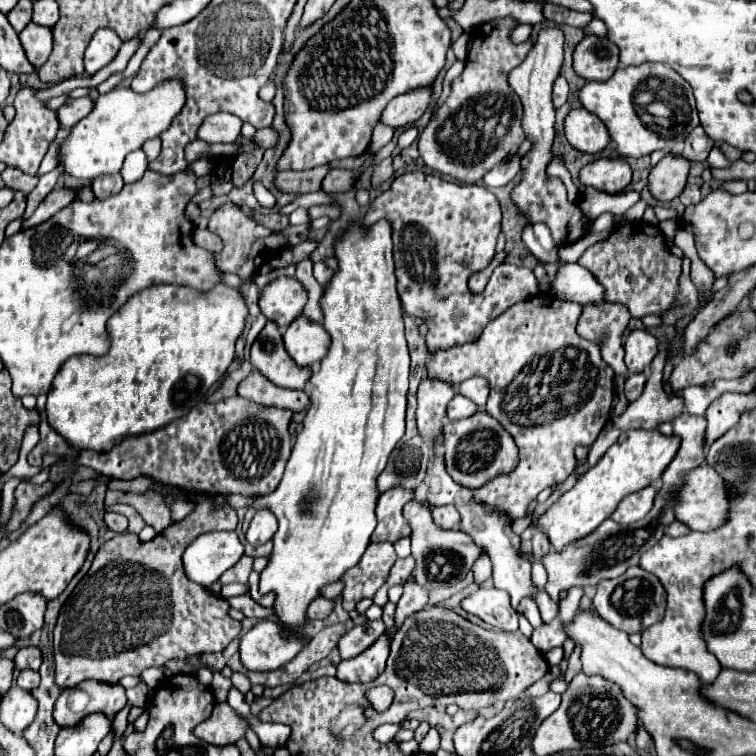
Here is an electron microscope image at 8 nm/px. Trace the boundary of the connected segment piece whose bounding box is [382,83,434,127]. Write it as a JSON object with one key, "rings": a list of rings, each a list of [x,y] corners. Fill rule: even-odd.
{"rings":[[[434,83],[392,99],[382,113],[382,123],[392,127],[404,127],[408,123],[416,123],[424,115],[424,111],[432,105],[432,87]]]}

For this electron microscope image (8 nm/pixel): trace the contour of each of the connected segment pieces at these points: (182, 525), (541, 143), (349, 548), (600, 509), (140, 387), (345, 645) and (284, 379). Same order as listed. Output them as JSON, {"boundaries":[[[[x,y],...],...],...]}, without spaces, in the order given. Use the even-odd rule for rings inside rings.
{"boundaries":[[[[202,499],[194,503],[194,511],[182,521],[172,523],[152,541],[144,543],[134,533],[118,533],[106,541],[84,579],[76,585],[68,601],[64,603],[58,623],[54,627],[54,659],[56,659],[56,683],[66,687],[76,687],[86,679],[118,683],[126,675],[140,675],[148,667],[162,667],[170,659],[186,659],[202,653],[222,651],[240,633],[240,623],[228,617],[228,601],[210,593],[206,587],[190,581],[182,567],[182,553],[202,533],[208,531],[234,531],[236,511],[230,505],[214,507],[212,499]]],[[[546,27],[538,33],[538,39],[534,41],[528,57],[508,75],[508,83],[516,91],[516,95],[522,101],[522,107],[524,107],[524,117],[522,117],[524,135],[526,135],[526,139],[532,141],[532,149],[520,161],[522,179],[512,189],[510,199],[518,207],[518,211],[528,217],[528,223],[544,223],[550,229],[556,247],[578,241],[580,237],[584,237],[590,231],[590,227],[594,223],[594,219],[590,219],[580,209],[578,203],[568,201],[564,183],[546,173],[546,167],[552,159],[552,141],[554,141],[552,85],[560,73],[562,59],[564,59],[564,33],[562,33],[562,29]]],[[[378,221],[368,229],[362,225],[350,227],[336,243],[336,259],[340,271],[332,277],[322,297],[324,329],[330,335],[330,347],[322,359],[320,371],[310,379],[312,395],[304,429],[296,437],[278,489],[272,495],[258,497],[251,505],[253,509],[272,507],[272,513],[280,523],[272,539],[274,547],[268,555],[268,565],[260,573],[260,593],[276,595],[272,609],[286,637],[300,633],[296,629],[302,629],[308,623],[308,605],[320,595],[322,587],[340,581],[342,575],[362,559],[370,535],[376,529],[374,509],[380,495],[376,479],[386,467],[392,449],[404,435],[410,355],[404,339],[402,307],[396,293],[390,223]]],[[[642,429],[622,433],[618,441],[604,453],[604,457],[588,473],[584,473],[576,481],[576,485],[568,493],[564,493],[538,519],[536,527],[548,533],[550,543],[556,551],[562,551],[562,547],[590,535],[604,519],[612,515],[616,505],[626,495],[640,491],[648,487],[652,481],[656,481],[674,459],[678,447],[680,447],[678,435],[666,437],[660,431],[642,431]]],[[[218,283],[214,291],[154,285],[136,293],[108,321],[112,345],[106,355],[76,355],[60,367],[48,393],[48,423],[80,451],[110,451],[112,445],[126,439],[126,435],[150,433],[164,427],[204,401],[206,393],[226,373],[234,359],[234,345],[246,327],[246,315],[248,307],[242,293],[226,283]]],[[[382,619],[376,621],[368,621],[364,625],[356,625],[350,631],[346,631],[342,635],[342,639],[338,641],[338,653],[340,659],[352,659],[356,655],[360,655],[362,651],[366,651],[366,647],[370,647],[370,643],[374,643],[374,639],[378,639],[378,635],[382,635],[386,631]]],[[[268,321],[252,345],[252,365],[274,385],[286,389],[304,389],[312,375],[310,367],[298,367],[284,349],[282,333],[276,323]]]]}

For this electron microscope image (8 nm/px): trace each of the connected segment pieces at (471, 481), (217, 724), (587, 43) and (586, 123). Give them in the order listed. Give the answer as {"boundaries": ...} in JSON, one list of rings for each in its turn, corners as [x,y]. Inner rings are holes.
{"boundaries":[[[[476,411],[472,417],[450,421],[444,425],[442,433],[446,471],[456,479],[456,483],[468,489],[478,489],[490,479],[502,473],[510,473],[518,463],[518,447],[512,435],[506,433],[504,427],[498,425],[486,411]]],[[[227,702],[217,703],[210,719],[202,721],[194,735],[212,745],[232,745],[246,735],[248,723]]],[[[586,35],[574,49],[574,71],[586,81],[606,81],[618,67],[618,47],[606,37]]],[[[584,107],[572,109],[566,117],[564,127],[566,127],[564,131],[570,145],[584,153],[598,153],[610,141],[610,135],[604,123],[596,115],[588,113]]]]}

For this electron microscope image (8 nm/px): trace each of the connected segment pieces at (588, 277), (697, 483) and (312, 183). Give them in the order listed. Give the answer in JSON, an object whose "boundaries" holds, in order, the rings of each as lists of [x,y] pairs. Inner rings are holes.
{"boundaries":[[[[568,263],[558,271],[552,283],[552,295],[564,301],[576,301],[580,305],[600,303],[604,301],[604,287],[590,271],[578,263]]],[[[702,463],[700,467],[696,467],[686,475],[682,487],[676,493],[674,515],[680,523],[686,523],[686,527],[690,527],[692,531],[712,531],[726,521],[726,515],[728,515],[726,485],[710,465]]],[[[328,165],[314,167],[308,171],[282,171],[274,177],[274,187],[282,193],[312,193],[320,189],[324,175],[330,171]]]]}

